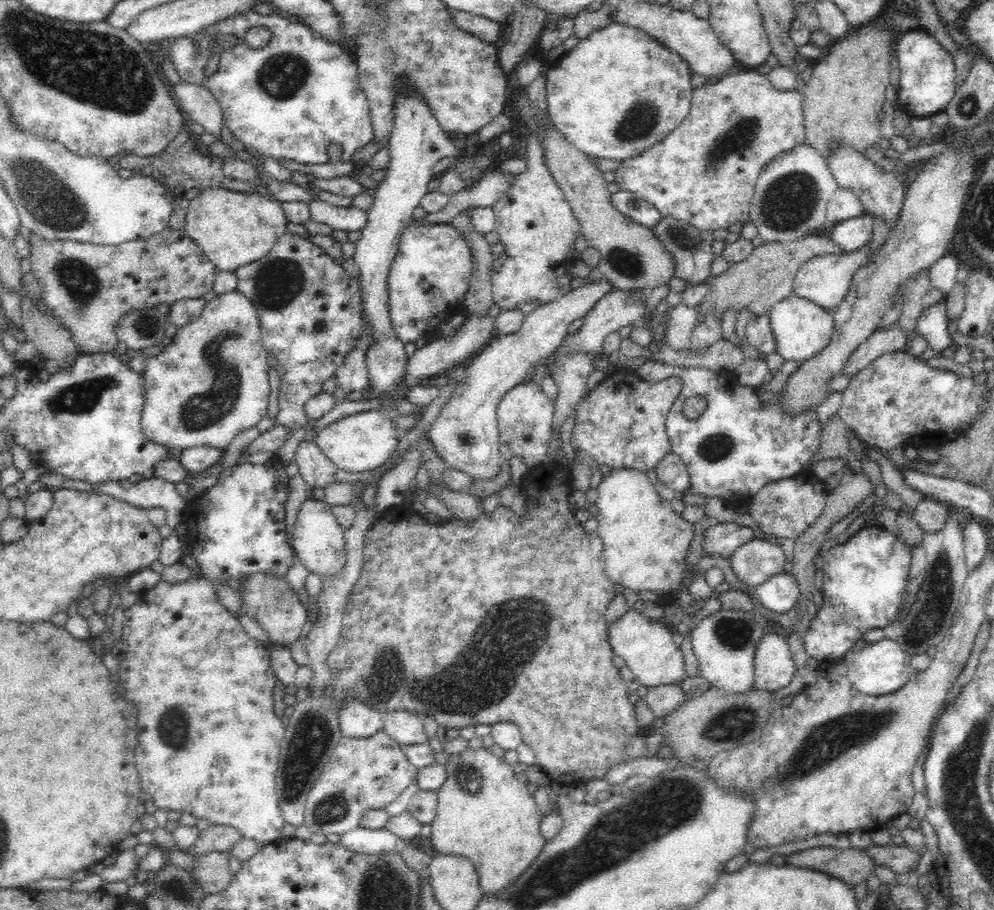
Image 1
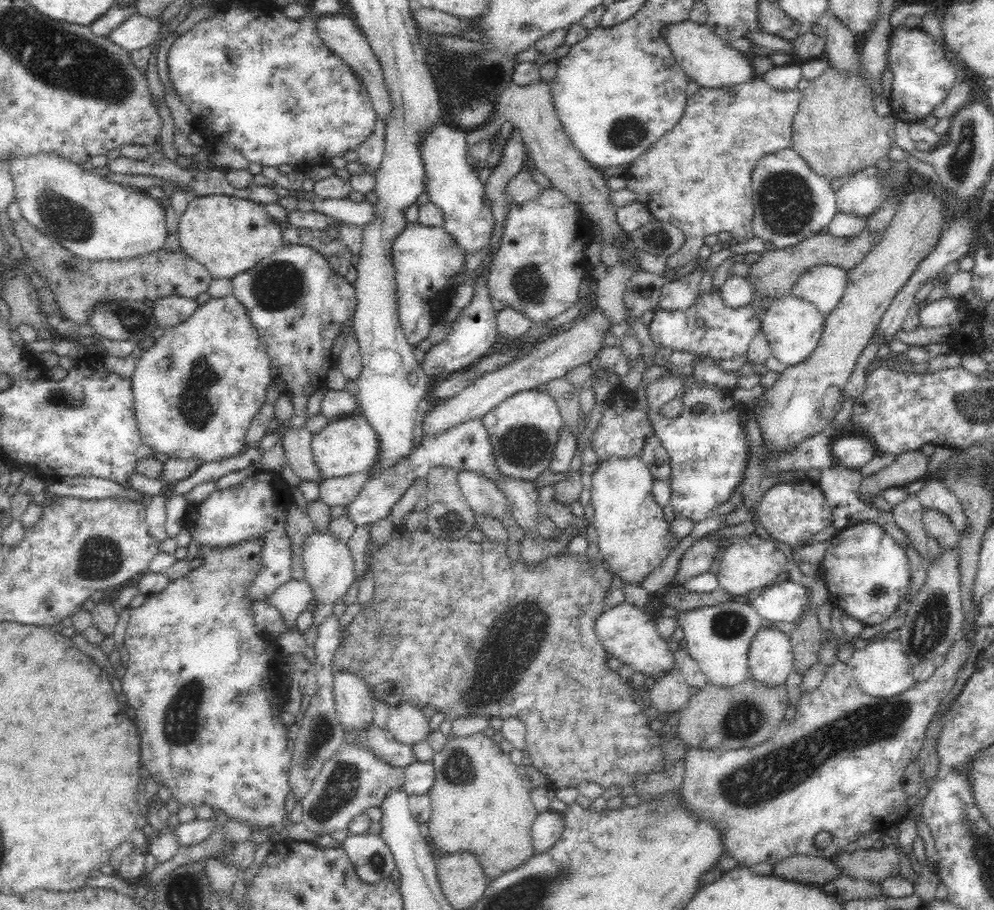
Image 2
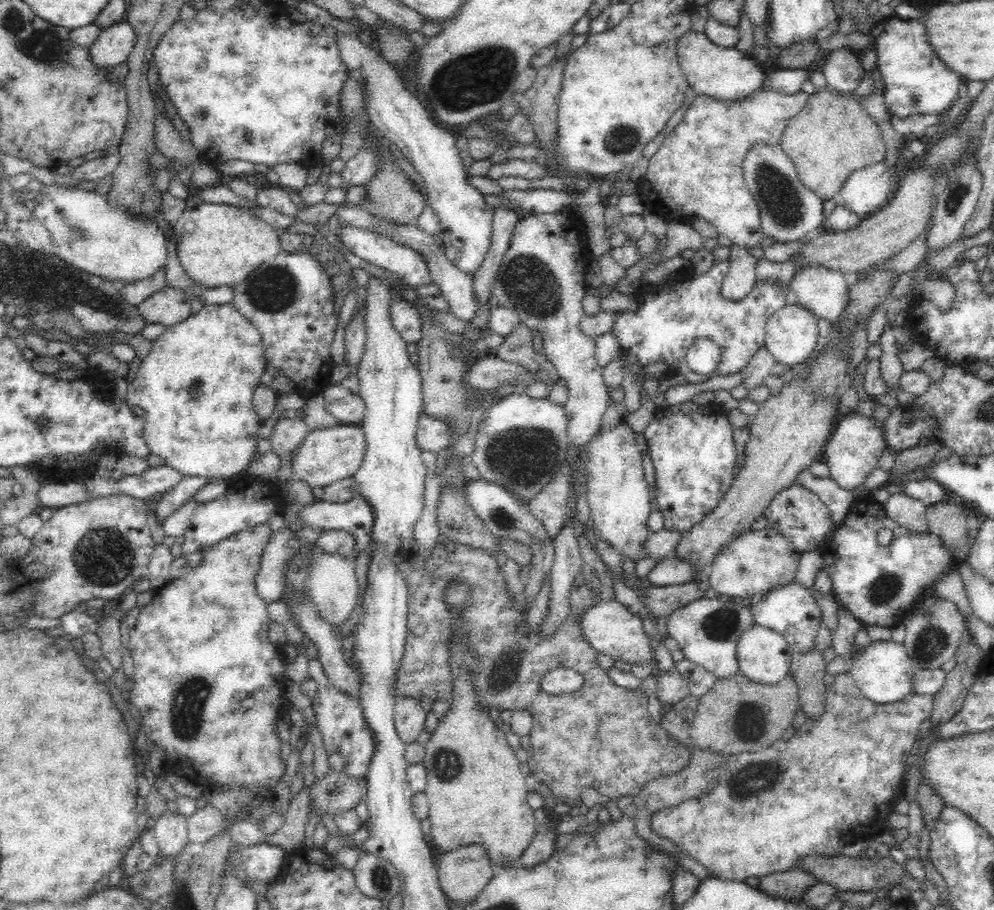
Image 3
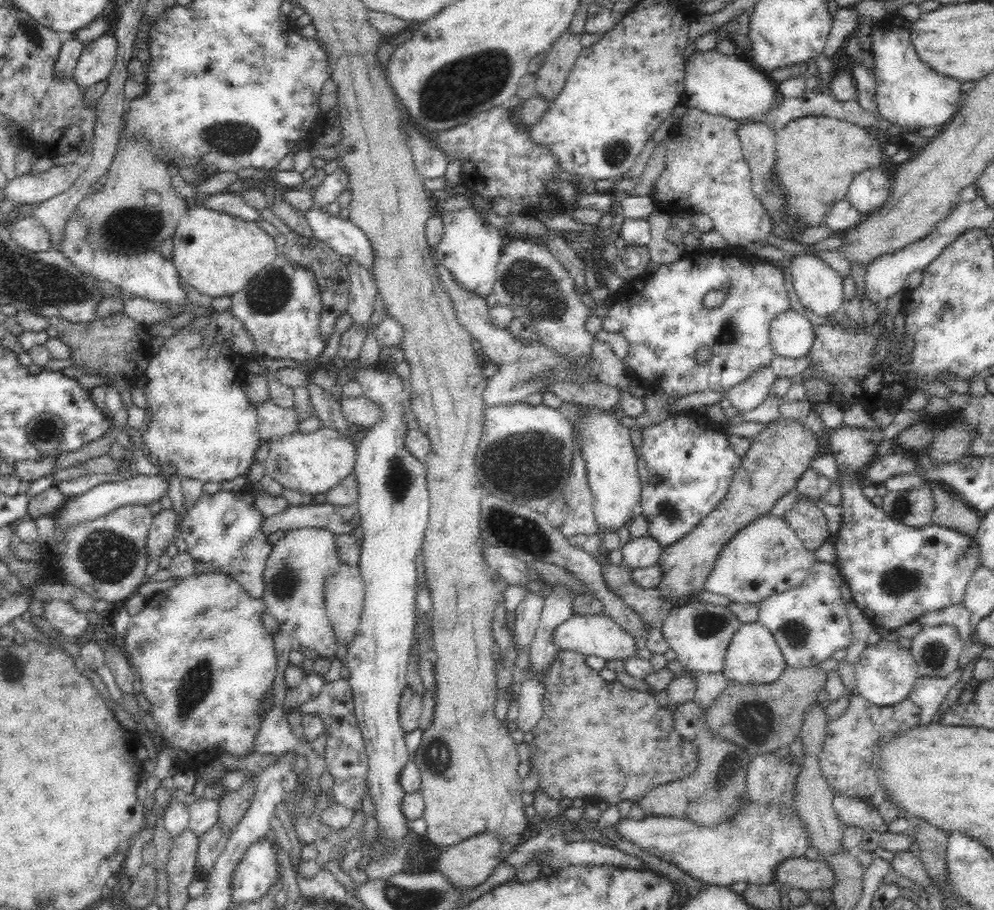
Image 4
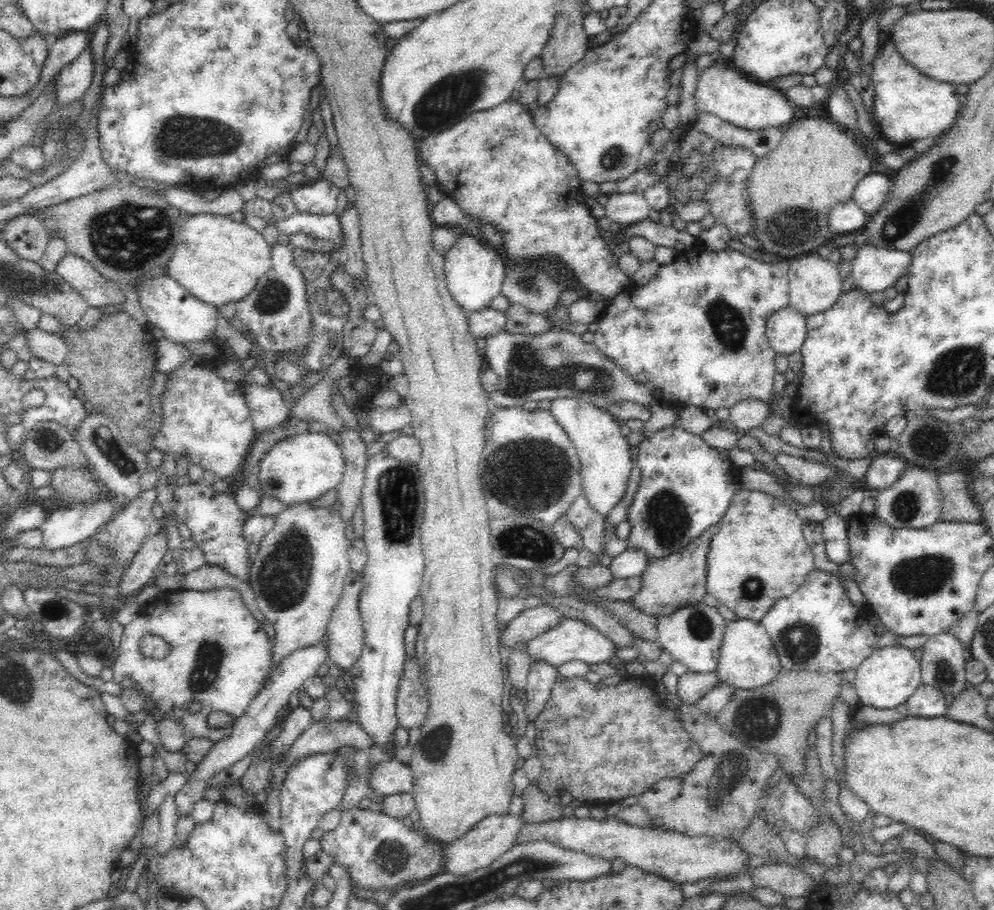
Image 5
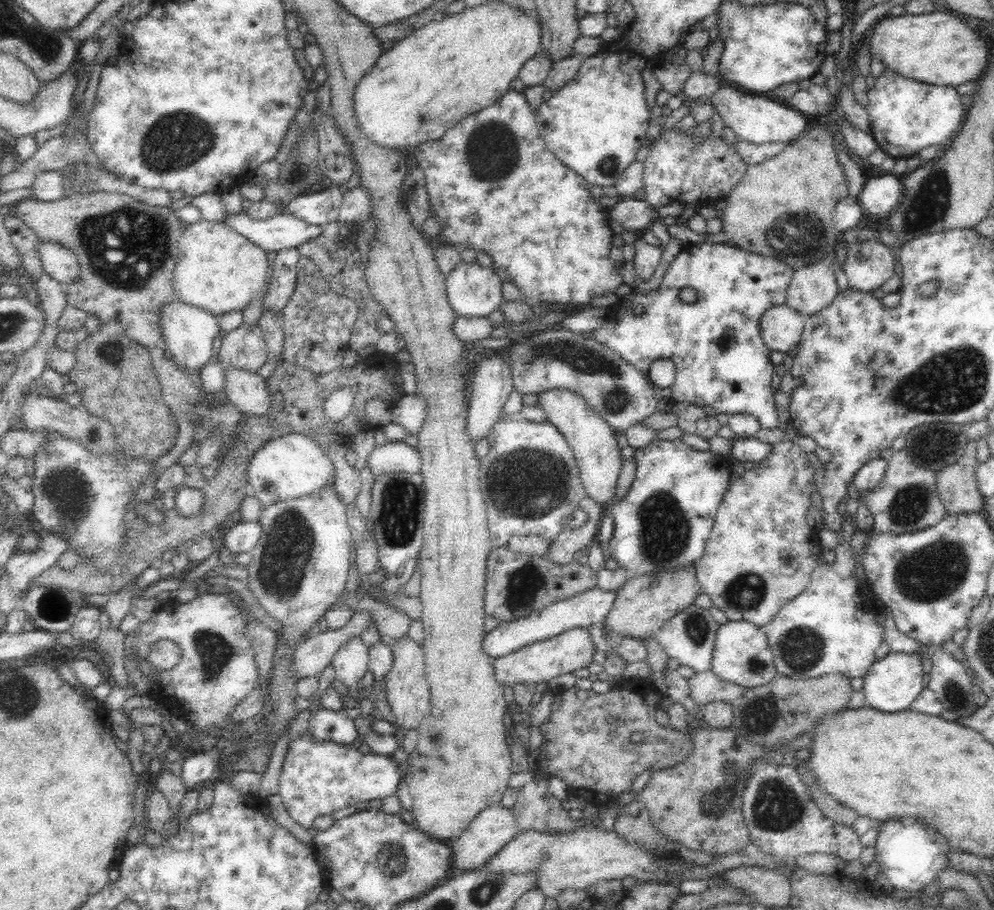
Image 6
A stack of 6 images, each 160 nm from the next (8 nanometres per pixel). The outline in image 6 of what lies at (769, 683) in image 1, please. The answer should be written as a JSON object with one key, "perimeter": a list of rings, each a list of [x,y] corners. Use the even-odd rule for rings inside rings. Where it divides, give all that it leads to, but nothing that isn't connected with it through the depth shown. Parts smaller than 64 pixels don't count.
{"perimeter":[[[728,621],[719,625],[710,660],[710,670],[726,682],[739,684],[744,688],[754,688],[768,684],[776,678],[773,652],[768,645],[762,627],[748,621]]]}

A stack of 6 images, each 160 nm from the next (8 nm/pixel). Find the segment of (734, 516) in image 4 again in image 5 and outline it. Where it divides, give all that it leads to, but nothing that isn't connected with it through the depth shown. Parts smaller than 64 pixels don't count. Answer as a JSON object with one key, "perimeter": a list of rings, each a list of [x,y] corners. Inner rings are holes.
{"perimeter":[[[718,525],[710,528],[704,535],[700,535],[694,542],[685,546],[682,552],[670,554],[666,558],[653,560],[646,566],[640,576],[638,592],[631,596],[628,603],[638,611],[654,617],[663,617],[676,612],[686,605],[700,603],[706,590],[708,544]]]}

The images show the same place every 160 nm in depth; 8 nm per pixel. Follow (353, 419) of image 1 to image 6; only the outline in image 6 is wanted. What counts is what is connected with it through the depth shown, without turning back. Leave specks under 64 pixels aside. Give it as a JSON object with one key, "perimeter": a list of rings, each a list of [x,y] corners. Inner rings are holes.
{"perimeter":[[[290,434],[270,440],[255,453],[247,467],[246,478],[250,494],[263,508],[312,495],[323,488],[323,485],[335,480],[335,469],[326,451],[319,448],[315,440],[302,434]]]}

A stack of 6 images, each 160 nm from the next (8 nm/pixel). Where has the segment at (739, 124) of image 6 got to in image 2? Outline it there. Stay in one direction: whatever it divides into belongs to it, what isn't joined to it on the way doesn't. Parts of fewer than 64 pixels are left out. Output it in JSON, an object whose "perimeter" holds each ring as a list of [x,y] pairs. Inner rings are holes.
{"perimeter":[[[690,20],[670,24],[663,29],[664,40],[670,45],[676,62],[692,82],[700,88],[730,88],[754,80],[756,71],[744,53],[732,48],[725,40],[714,34],[707,24],[696,24]]]}

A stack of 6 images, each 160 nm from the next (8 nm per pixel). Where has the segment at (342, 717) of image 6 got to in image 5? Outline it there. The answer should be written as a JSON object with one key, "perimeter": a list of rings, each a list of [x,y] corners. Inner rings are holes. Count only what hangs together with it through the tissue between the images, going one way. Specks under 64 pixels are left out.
{"perimeter":[[[327,717],[318,722],[313,720],[288,749],[285,760],[281,763],[274,761],[271,775],[278,784],[282,784],[294,760],[314,752],[338,751],[342,746],[354,746],[356,749],[367,750],[375,746],[375,742],[357,721],[350,722],[348,719],[331,721]]]}

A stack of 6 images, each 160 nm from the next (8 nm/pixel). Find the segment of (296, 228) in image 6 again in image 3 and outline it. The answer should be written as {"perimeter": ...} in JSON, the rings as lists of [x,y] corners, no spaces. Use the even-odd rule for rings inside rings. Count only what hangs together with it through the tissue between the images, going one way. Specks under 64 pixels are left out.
{"perimeter":[[[342,225],[336,235],[344,247],[346,247],[346,250],[361,258],[362,261],[380,266],[380,268],[386,268],[386,270],[390,270],[390,272],[395,274],[399,280],[399,283],[396,285],[398,290],[418,288],[418,286],[431,284],[430,273],[426,263],[424,263],[424,257],[418,251],[408,248],[408,245],[398,244],[383,233],[350,225]]]}

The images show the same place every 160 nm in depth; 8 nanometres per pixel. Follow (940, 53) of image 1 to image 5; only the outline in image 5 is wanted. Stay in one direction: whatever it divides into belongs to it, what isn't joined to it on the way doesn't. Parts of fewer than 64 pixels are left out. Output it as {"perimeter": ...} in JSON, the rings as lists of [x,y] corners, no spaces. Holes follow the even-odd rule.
{"perimeter":[[[892,41],[877,51],[872,64],[874,72],[871,80],[875,91],[872,107],[880,139],[895,148],[926,138],[936,141],[953,127],[961,109],[956,85],[923,76],[902,59]]]}

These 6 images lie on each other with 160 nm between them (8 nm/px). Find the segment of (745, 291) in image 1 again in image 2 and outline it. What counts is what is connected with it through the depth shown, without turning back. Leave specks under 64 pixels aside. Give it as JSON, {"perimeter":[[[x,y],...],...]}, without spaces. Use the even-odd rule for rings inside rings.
{"perimeter":[[[867,228],[852,237],[838,237],[830,233],[816,233],[806,237],[794,246],[781,249],[766,249],[756,263],[751,263],[750,274],[747,279],[753,290],[762,292],[762,296],[772,296],[774,299],[784,297],[790,293],[799,276],[809,268],[818,265],[838,266],[848,272],[860,264],[865,256],[873,250],[882,234],[872,232]]]}

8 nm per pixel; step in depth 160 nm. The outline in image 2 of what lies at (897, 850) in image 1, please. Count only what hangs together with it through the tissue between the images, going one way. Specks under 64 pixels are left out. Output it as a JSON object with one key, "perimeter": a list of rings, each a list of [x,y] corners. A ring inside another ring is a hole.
{"perimeter":[[[894,846],[875,850],[857,848],[848,853],[842,851],[831,858],[833,866],[840,874],[848,875],[853,879],[866,879],[880,883],[888,877],[893,877],[900,872],[900,855],[894,851]]]}

